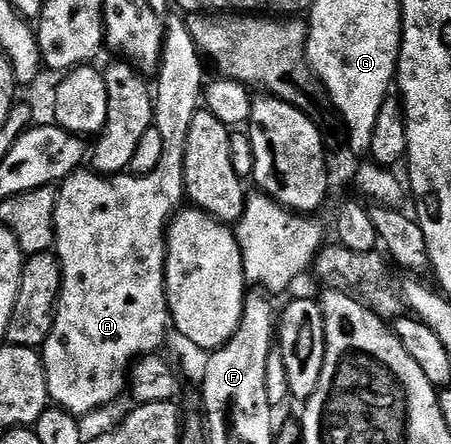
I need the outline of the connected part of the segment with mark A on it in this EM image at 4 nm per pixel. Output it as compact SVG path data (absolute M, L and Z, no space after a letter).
M172 16L167 22L161 50L163 66L159 69L159 89L157 85L153 93L155 125L165 143L159 166L149 175L131 181L108 179L90 168L80 167L70 173L57 189L53 218L54 252L63 272L63 286L59 292L55 322L41 346L41 356L47 376L48 398L76 419L83 419L86 413L109 404L122 389L124 392L129 366L147 354L158 354L167 337L167 329L169 333L173 325L171 311L167 307L165 283L167 226L185 201L185 143L189 137L189 123L193 121L193 115L200 112L205 97L205 61L195 48L186 20L179 17Z

